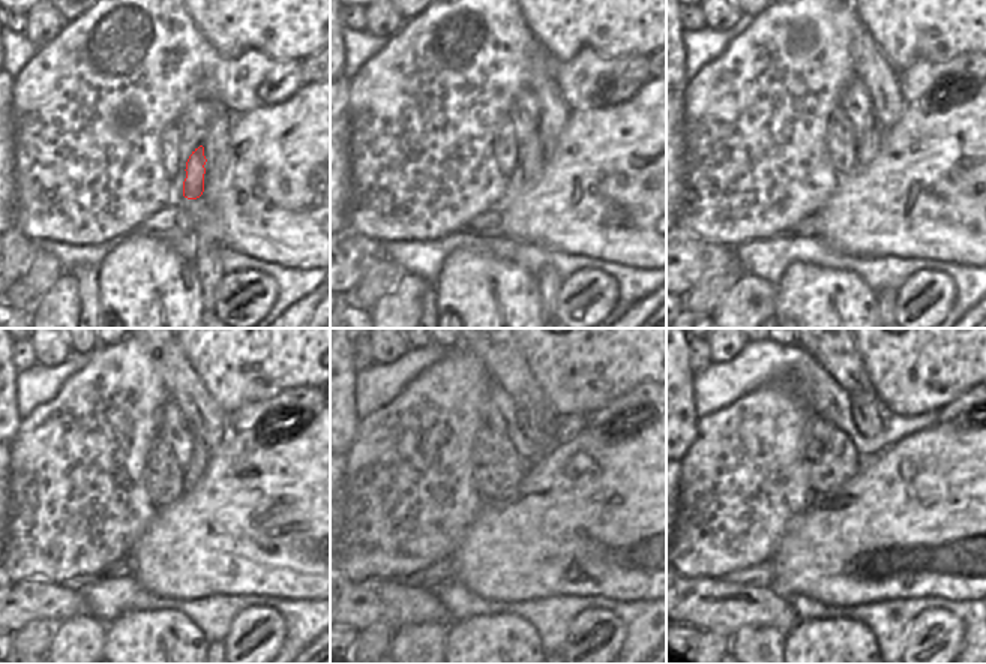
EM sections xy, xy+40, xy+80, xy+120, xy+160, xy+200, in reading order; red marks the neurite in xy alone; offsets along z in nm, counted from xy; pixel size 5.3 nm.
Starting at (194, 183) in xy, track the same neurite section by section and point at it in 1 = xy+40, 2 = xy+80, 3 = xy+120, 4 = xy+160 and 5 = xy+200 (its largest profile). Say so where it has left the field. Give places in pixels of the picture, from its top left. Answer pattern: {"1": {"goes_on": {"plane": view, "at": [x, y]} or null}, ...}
{"1": {"goes_on": {"plane": "xy+40", "at": [533, 162]}}, "2": {"goes_on": {"plane": "xy+80", "at": [866, 149]}}, "3": {"goes_on": {"plane": "xy+120", "at": [197, 466]}}, "4": {"goes_on": {"plane": "xy+160", "at": [541, 439]}}, "5": {"goes_on": {"plane": "xy+200", "at": [868, 411]}}}

